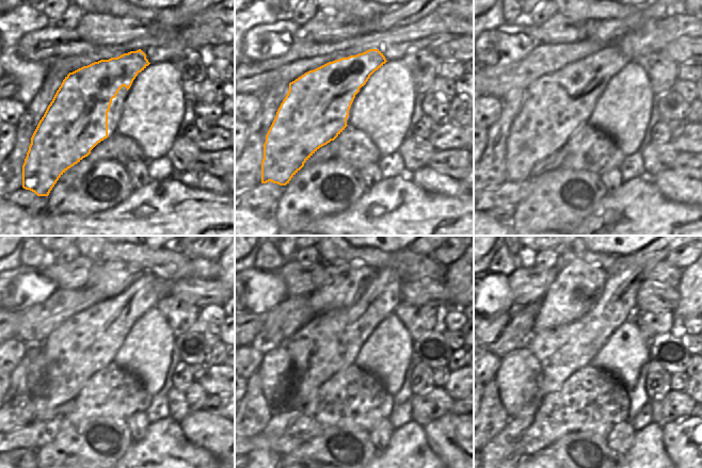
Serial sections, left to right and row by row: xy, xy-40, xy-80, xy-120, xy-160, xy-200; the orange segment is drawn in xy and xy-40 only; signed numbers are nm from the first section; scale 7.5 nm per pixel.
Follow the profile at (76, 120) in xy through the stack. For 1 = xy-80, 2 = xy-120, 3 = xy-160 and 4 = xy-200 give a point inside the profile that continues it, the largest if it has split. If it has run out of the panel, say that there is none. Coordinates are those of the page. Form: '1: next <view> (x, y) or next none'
1: next xy-80 (557, 105)
2: next xy-120 (88, 341)
3: next xy-160 (329, 342)
4: next xy-200 (561, 351)

